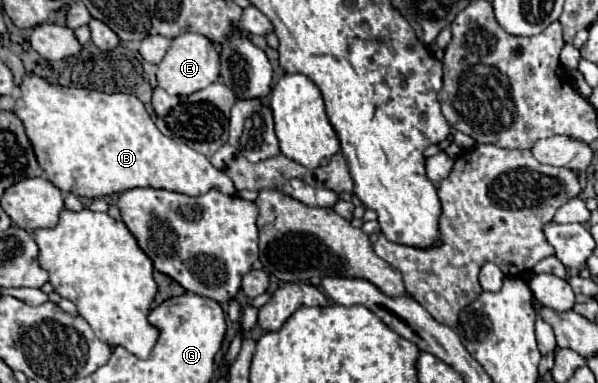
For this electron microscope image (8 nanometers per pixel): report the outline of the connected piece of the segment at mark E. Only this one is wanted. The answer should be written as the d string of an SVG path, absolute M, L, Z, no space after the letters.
M184 32L178 38L174 38L170 50L166 52L156 70L158 86L162 86L168 94L178 94L178 96L188 96L192 92L198 92L208 84L216 82L218 76L220 76L220 64L214 44L206 36L194 32Z

